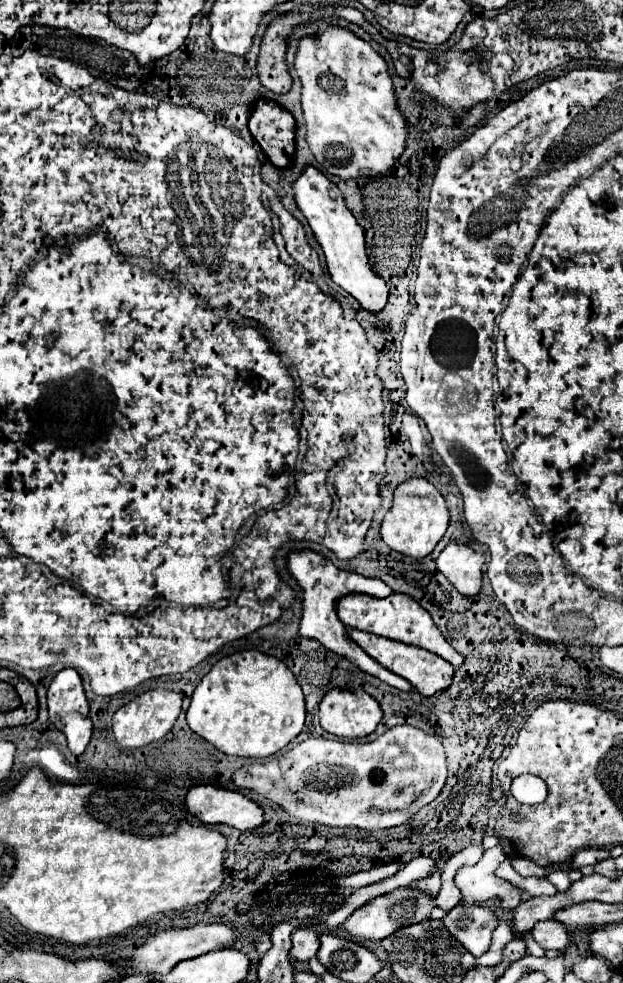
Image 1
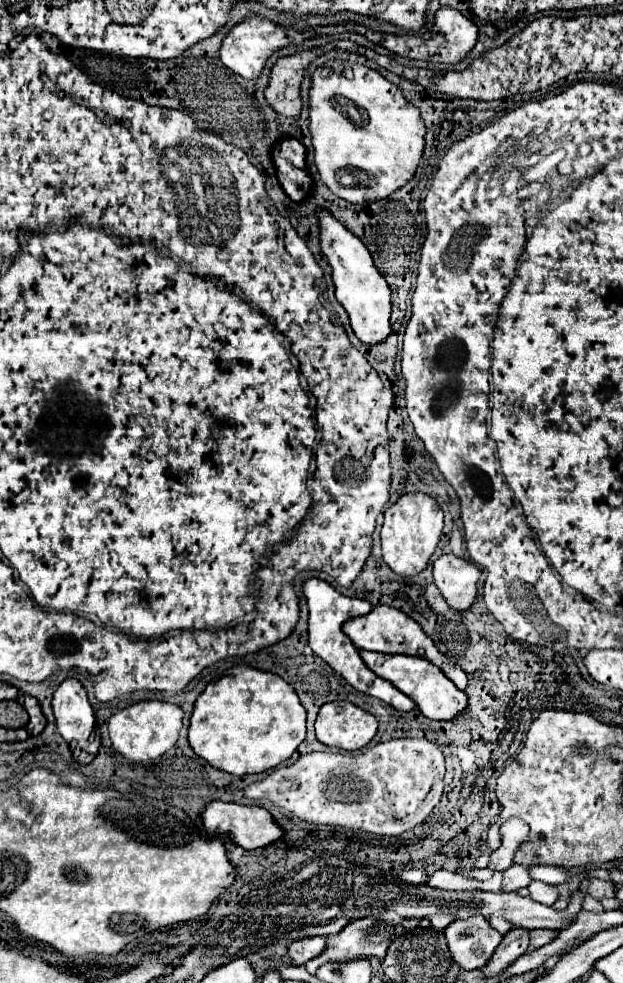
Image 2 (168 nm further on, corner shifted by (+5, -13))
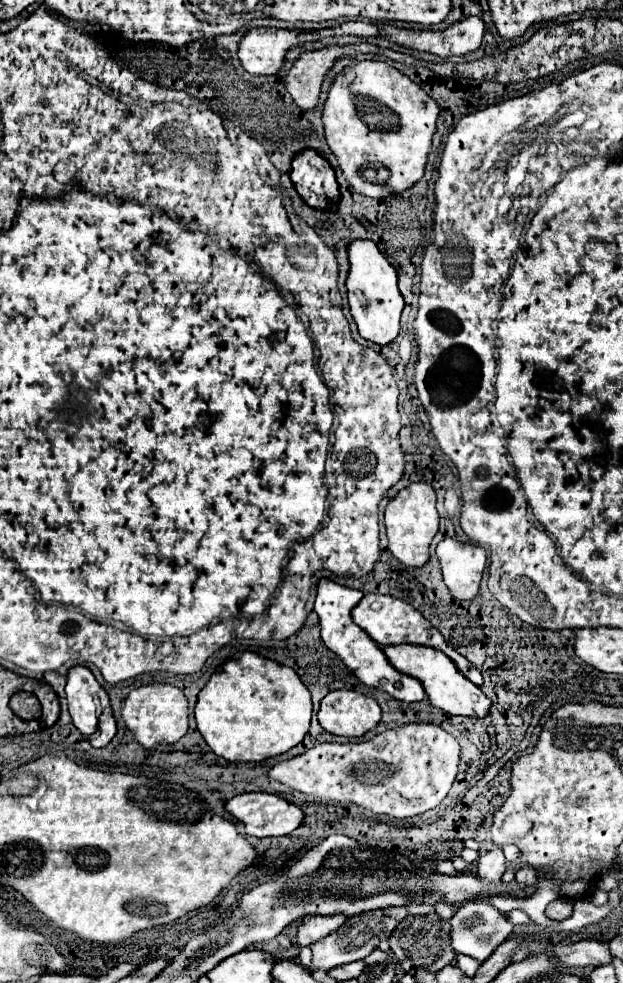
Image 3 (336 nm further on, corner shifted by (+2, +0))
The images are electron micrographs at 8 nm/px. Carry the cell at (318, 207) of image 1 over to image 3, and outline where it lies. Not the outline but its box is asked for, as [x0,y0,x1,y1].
[347,240,405,344]

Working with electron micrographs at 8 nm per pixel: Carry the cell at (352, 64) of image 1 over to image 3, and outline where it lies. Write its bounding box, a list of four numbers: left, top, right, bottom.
[321,60,439,198]

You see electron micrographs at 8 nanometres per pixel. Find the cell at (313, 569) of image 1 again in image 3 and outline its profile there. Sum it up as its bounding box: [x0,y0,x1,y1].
[315,578,425,702]

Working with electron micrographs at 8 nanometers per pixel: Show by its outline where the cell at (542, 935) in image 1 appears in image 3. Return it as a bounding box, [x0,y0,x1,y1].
[545,898,573,920]

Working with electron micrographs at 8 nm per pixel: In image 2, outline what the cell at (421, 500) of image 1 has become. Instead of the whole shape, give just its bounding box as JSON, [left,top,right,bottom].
[382,493,444,575]

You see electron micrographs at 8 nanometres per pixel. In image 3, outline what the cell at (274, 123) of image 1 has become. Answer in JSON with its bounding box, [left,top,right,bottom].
[291,150,339,210]

